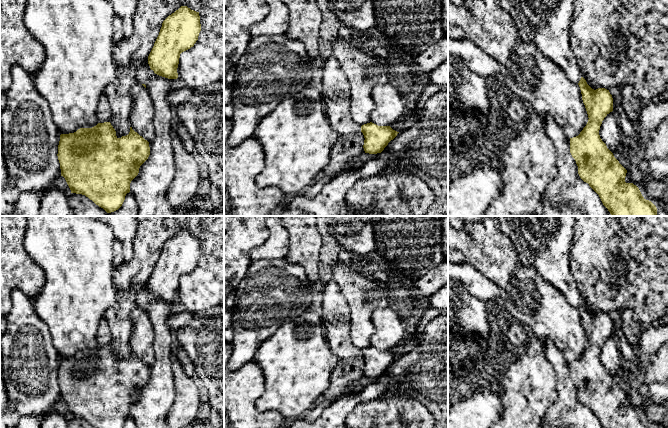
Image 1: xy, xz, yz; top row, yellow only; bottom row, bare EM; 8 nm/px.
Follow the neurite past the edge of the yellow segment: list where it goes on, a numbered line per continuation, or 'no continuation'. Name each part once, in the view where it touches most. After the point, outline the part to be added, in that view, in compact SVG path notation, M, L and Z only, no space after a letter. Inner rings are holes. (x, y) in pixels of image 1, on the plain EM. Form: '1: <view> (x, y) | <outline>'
no continuation

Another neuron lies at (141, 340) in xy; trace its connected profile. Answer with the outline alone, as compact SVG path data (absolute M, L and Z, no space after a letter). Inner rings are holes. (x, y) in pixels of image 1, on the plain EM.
M135 305L130 314L130 321L132 324L130 349L135 356L150 366L155 361L155 352L154 331L149 317L142 308Z

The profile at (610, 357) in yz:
M613 335L607 338L600 350L600 362L612 377L623 377L634 387L641 381L641 371L636 371L622 359L618 346L619 343Z

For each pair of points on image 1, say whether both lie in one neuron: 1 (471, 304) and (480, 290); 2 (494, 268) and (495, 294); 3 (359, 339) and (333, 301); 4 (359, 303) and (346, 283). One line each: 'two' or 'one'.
1: two
2: two
3: two
4: one

